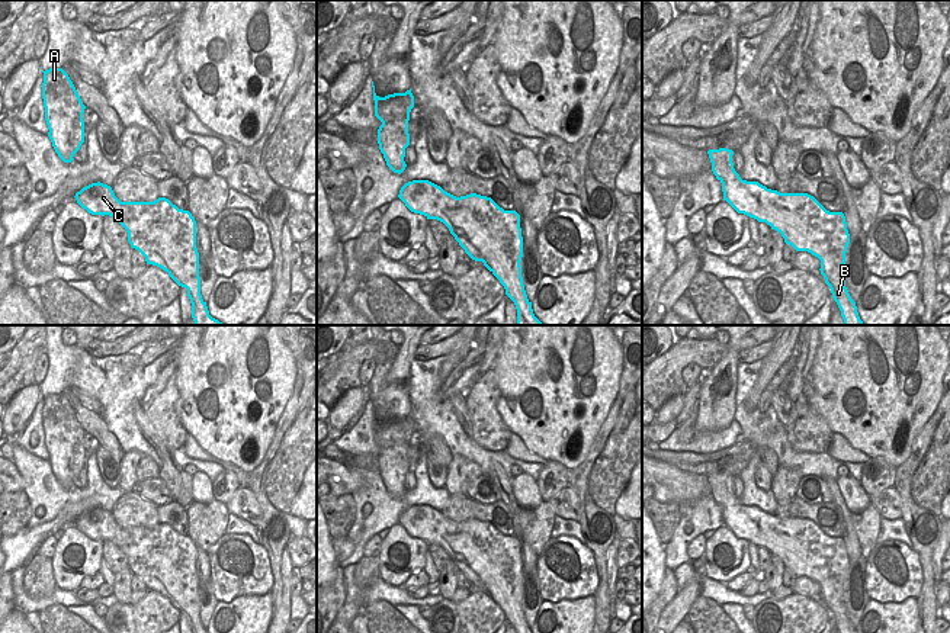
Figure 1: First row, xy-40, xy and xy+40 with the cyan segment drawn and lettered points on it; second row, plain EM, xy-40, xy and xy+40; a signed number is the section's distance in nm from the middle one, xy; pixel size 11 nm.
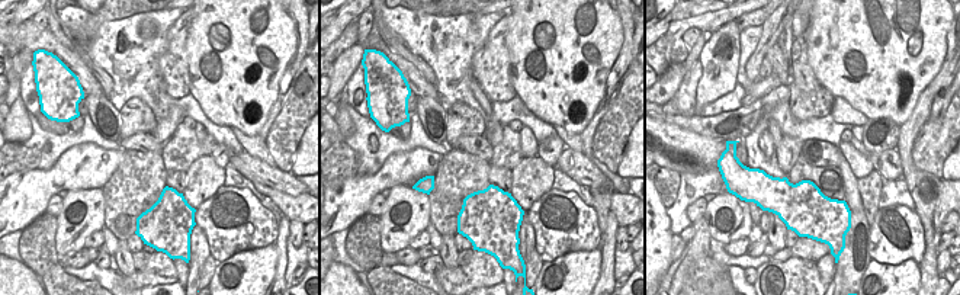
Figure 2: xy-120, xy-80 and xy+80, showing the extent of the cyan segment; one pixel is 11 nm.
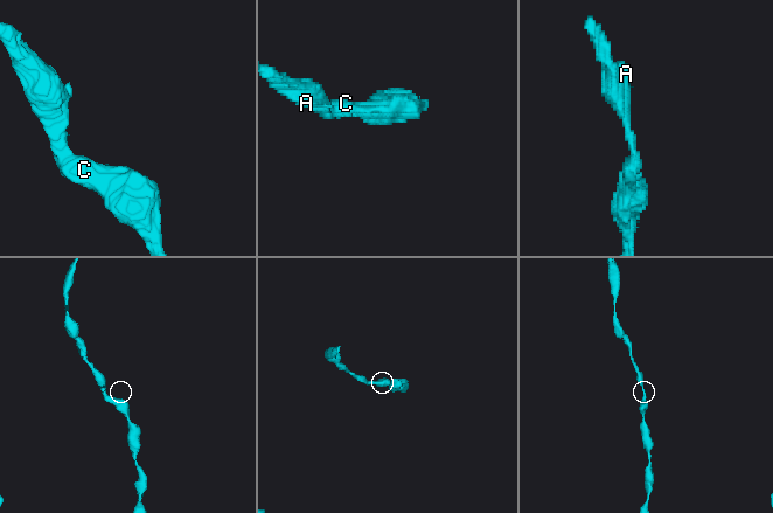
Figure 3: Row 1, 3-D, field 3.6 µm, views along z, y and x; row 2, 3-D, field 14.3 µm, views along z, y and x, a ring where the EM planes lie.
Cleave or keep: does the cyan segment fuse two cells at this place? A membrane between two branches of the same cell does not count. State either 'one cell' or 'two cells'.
one cell

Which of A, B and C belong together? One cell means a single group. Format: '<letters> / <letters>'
A B C

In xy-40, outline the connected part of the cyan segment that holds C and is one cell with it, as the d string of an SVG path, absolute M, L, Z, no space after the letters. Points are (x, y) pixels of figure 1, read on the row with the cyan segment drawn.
M100 181L83 187L74 197L89 213L115 218L126 229L131 247L145 257L147 264L163 269L179 286L187 289L195 325L224 325L209 315L200 295L196 221L189 211L179 209L166 197L154 202L121 202L112 187Z

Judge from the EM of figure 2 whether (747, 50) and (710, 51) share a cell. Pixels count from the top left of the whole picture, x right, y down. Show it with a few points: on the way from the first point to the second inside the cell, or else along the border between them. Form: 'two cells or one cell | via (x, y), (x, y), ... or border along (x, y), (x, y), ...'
two cells | border along (741, 32), (739, 67), (735, 83)

